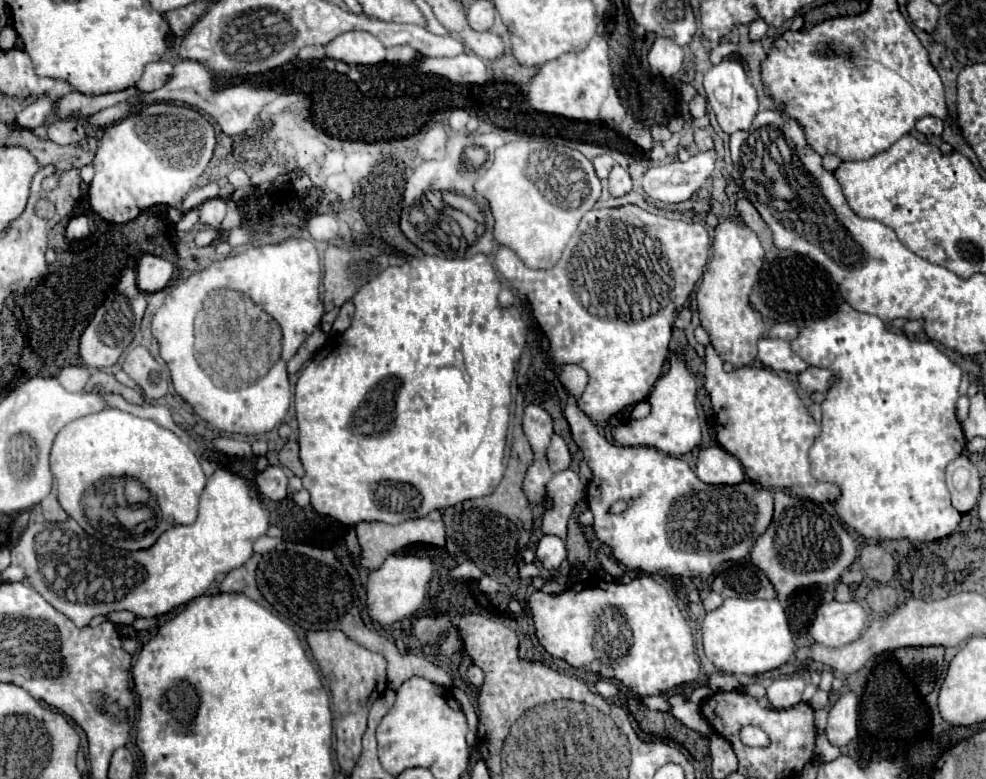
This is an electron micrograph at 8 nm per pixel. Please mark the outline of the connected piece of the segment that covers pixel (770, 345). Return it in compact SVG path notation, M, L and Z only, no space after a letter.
M762 338L758 342L758 360L774 372L800 374L808 370L808 364L790 348L786 340L780 338Z

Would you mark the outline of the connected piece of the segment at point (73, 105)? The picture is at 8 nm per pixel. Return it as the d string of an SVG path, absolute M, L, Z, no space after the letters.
M130 86L130 88L124 88L124 90L118 90L118 92L108 92L108 94L98 94L98 96L90 96L90 94L82 94L78 90L74 92L68 92L64 94L60 100L58 100L58 108L56 108L56 114L60 118L66 118L66 116L78 116L78 118L88 118L104 108L110 108L110 106L116 106L120 102L126 102L128 98L140 94L140 90L136 86Z

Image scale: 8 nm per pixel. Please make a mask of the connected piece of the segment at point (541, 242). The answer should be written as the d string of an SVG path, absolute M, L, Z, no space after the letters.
M508 142L502 148L494 152L494 162L486 170L486 174L476 182L474 186L488 202L490 210L494 214L494 238L502 246L512 248L520 260L530 268L552 268L558 258L562 256L570 236L574 230L578 230L580 220L590 210L606 210L612 206L606 206L610 200L608 189L604 188L604 196L600 198L602 184L594 172L592 162L580 154L578 150L564 148L564 146L546 146L538 142Z

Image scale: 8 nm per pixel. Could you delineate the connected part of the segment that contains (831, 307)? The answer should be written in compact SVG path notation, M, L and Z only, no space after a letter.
M738 200L736 210L738 210L740 218L746 222L746 226L758 234L758 238L766 250L766 262L760 270L760 280L756 282L756 286L750 294L752 306L768 320L794 324L798 328L804 328L810 322L816 322L820 318L832 316L838 310L840 302L844 302L836 282L832 282L832 276L820 264L812 262L808 256L792 254L788 250L778 250L772 244L772 232L768 230L766 222L760 218L758 210L748 200Z

